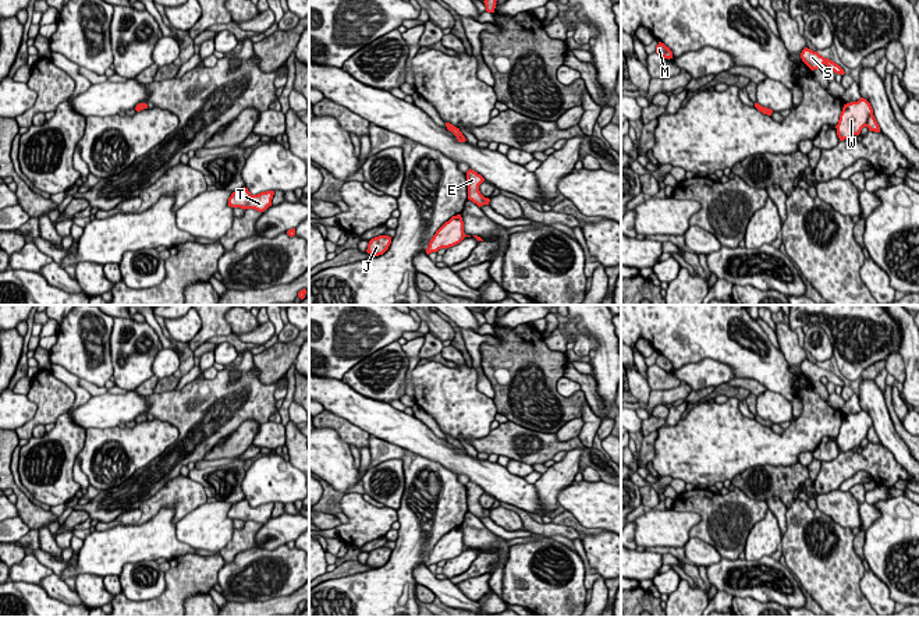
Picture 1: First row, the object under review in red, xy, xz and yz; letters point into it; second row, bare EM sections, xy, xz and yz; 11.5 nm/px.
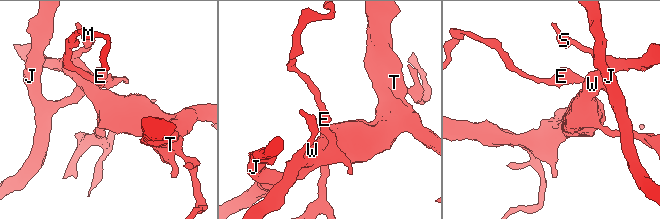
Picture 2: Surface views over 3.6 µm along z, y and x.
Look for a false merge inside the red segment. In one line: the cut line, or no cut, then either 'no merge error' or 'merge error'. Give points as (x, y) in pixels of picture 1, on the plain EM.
cut yz (872, 425), (865, 438); merge error

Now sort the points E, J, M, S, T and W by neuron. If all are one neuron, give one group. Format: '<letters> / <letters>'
E J / M S T W

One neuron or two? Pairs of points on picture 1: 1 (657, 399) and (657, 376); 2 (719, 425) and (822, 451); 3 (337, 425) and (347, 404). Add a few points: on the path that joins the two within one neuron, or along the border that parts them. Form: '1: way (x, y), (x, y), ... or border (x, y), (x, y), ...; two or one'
1: border (681, 383), (670, 389), (652, 390); two
2: border (822, 440), (812, 451); two
3: border (325, 408), (346, 418), (369, 435); two

